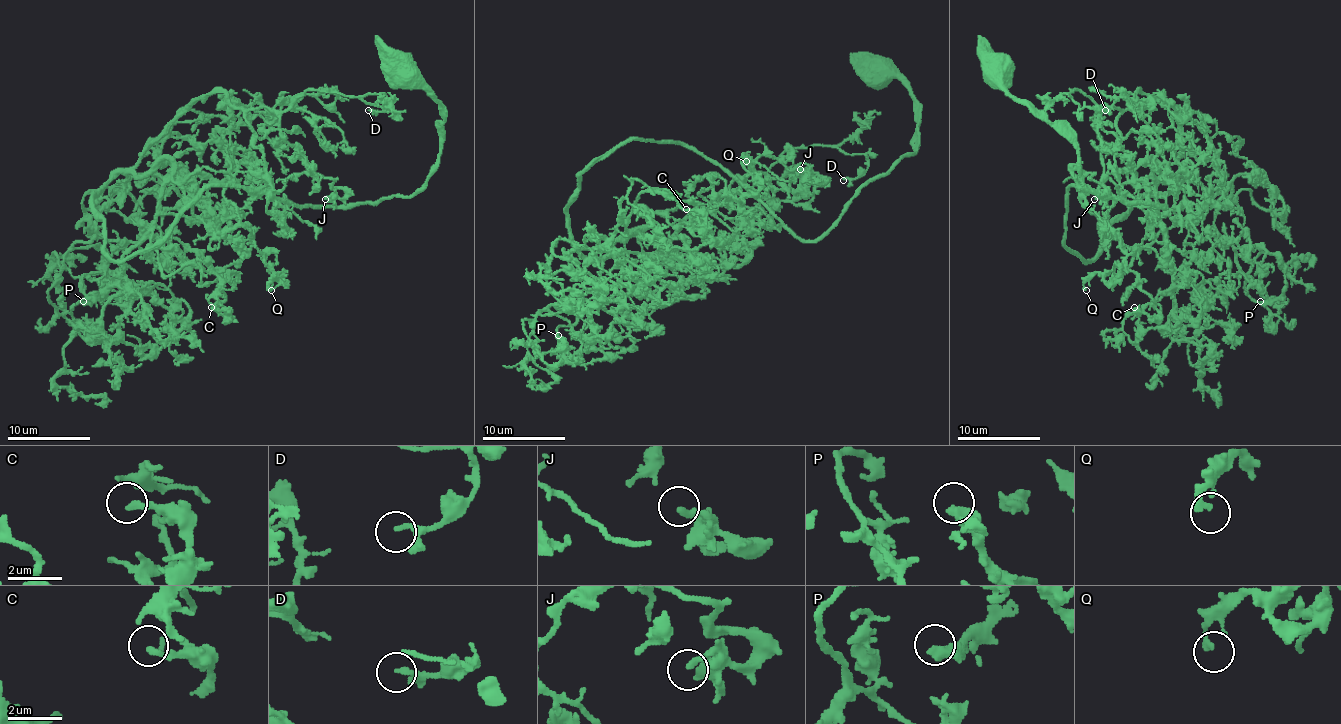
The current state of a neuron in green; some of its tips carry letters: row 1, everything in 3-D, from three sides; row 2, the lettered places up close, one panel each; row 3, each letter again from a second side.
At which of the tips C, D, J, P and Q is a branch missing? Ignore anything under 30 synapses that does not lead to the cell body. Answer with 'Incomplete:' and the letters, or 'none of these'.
Incomplete: none of these

